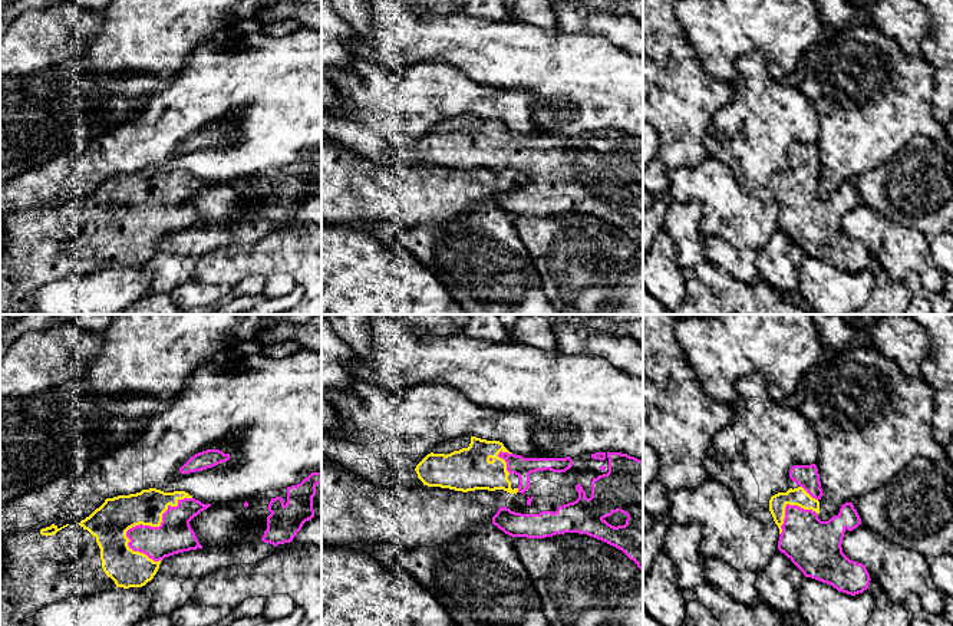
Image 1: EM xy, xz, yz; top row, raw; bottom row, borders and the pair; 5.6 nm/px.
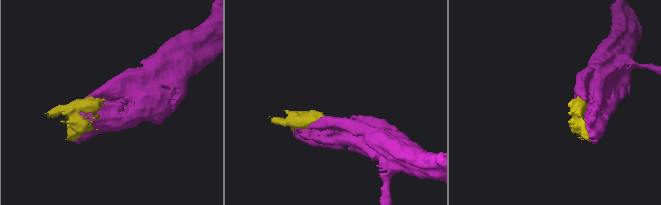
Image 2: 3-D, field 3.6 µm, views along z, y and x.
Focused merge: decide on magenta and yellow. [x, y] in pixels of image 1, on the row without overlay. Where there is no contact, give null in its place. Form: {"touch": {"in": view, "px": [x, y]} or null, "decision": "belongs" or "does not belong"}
{"touch": {"in": "xy", "px": [155, 206]}, "decision": "belongs"}

